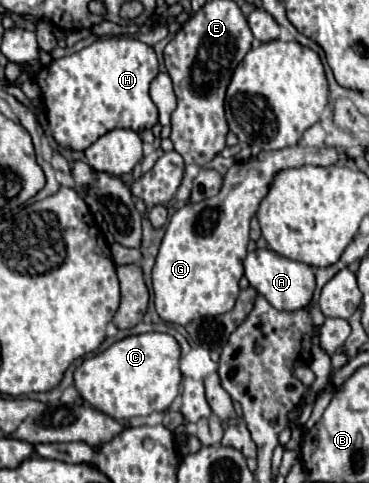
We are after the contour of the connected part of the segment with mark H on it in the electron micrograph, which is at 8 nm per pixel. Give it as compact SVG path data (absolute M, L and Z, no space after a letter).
M104 39L94 41L92 45L68 57L54 59L48 67L42 67L42 71L38 71L32 79L42 89L42 101L48 109L46 117L56 143L62 147L84 151L98 137L102 137L112 129L132 129L140 133L142 129L150 129L152 125L158 123L158 109L148 95L148 87L156 75L158 75L158 59L152 47L136 39Z

